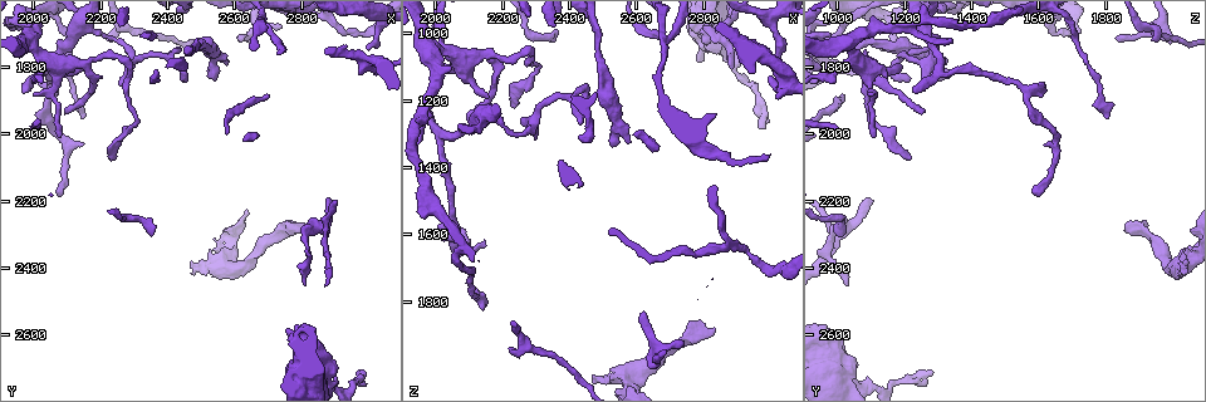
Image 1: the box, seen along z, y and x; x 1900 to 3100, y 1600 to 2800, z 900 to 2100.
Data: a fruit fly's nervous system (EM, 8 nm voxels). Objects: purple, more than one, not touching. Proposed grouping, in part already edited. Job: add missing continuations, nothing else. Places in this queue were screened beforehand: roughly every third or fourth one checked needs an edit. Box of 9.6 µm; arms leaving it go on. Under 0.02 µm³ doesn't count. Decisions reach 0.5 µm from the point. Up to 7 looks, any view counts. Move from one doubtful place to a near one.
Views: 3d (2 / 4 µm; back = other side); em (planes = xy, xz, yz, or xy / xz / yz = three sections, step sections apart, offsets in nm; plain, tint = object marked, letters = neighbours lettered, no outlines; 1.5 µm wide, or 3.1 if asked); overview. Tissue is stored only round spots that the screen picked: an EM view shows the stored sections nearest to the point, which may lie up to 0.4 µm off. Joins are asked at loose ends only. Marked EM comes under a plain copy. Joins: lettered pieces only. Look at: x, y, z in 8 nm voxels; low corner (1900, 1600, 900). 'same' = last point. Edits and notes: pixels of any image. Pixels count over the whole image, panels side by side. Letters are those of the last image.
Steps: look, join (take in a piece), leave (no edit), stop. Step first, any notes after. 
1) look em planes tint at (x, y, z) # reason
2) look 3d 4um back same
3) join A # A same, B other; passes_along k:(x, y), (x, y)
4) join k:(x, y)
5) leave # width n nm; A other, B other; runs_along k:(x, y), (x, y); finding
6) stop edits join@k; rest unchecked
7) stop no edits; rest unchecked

look em xy step 4 tint at (2890, 2200, 1100) # an open end

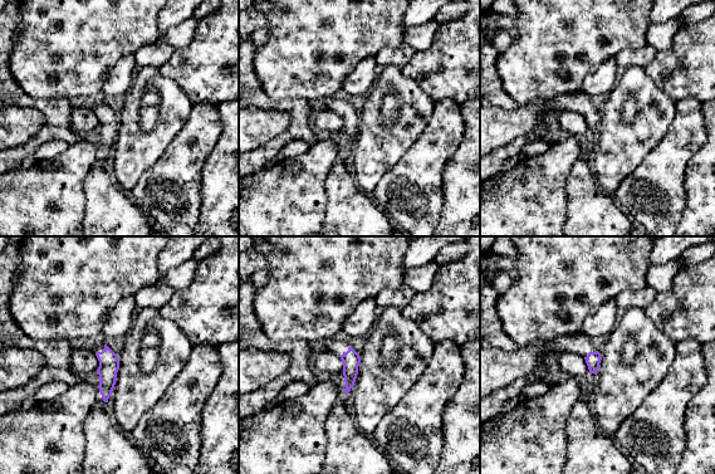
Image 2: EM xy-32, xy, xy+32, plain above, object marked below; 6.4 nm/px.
look em planes letters same # cut it another way

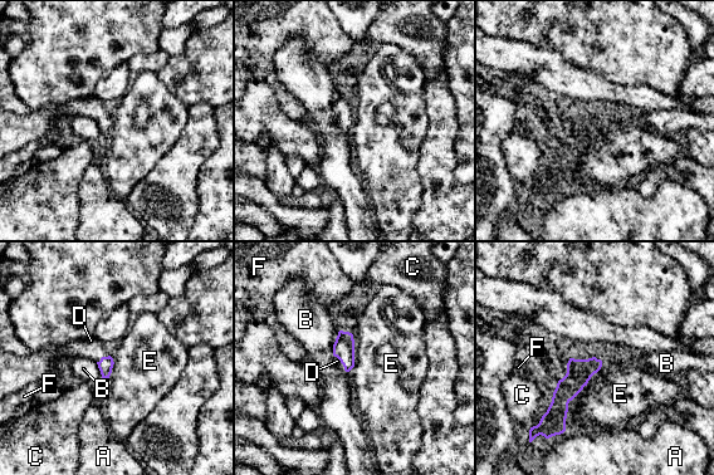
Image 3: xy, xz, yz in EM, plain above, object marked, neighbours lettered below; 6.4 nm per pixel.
join D # width 100 nm; A other, B other, C other, D same, E other, F other; passes_along 3:(106, 363), (102, 357), (93, 349); it goes on there

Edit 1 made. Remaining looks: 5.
look overview # see it whole again

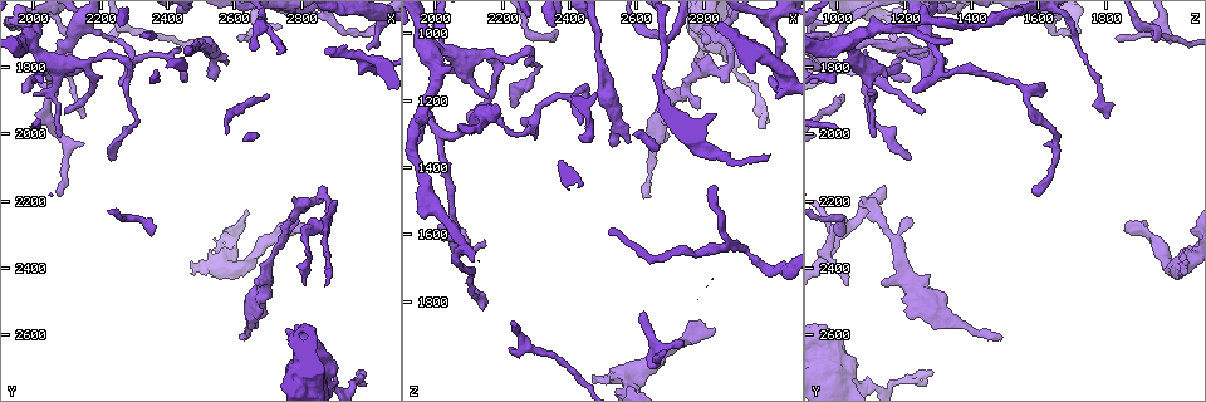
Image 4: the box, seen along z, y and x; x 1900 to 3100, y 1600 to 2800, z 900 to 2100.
look em xy step 8 tint at (2480, 2410, 2030) # free end

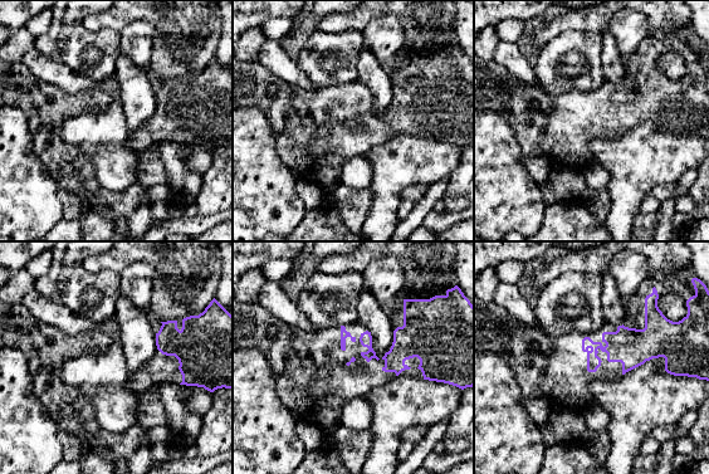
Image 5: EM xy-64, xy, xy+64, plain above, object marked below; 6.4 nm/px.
look em planes letters same

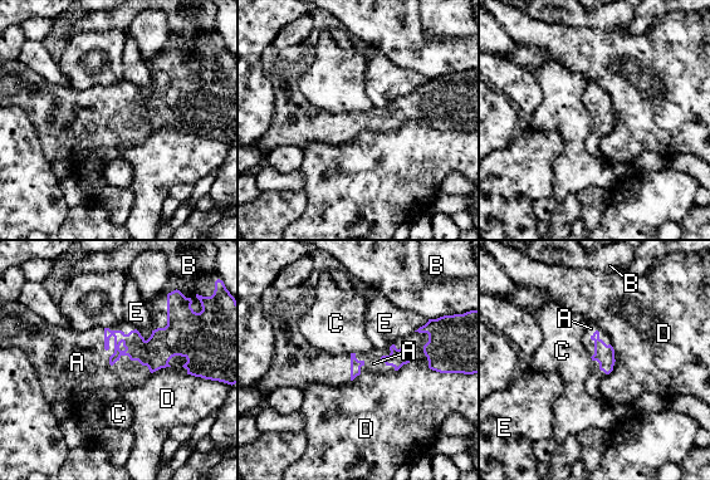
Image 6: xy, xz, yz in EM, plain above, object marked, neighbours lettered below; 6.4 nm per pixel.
join A # A same, B other, C other, D other, E other; passes_along 6:(152, 352), (113, 353), (77, 362); it goes on there

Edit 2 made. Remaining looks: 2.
stop edits join@3, join@6; rest unchecked

